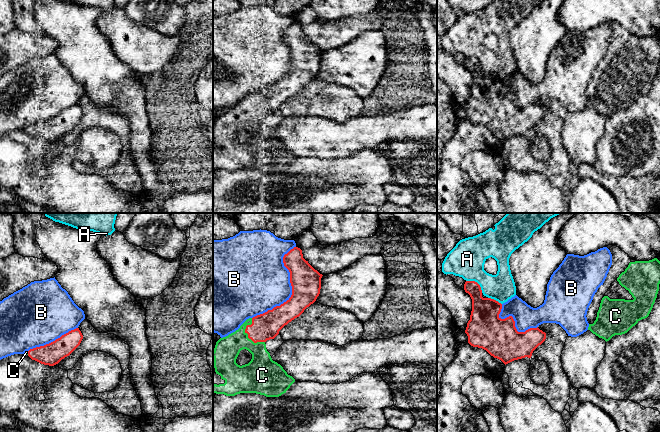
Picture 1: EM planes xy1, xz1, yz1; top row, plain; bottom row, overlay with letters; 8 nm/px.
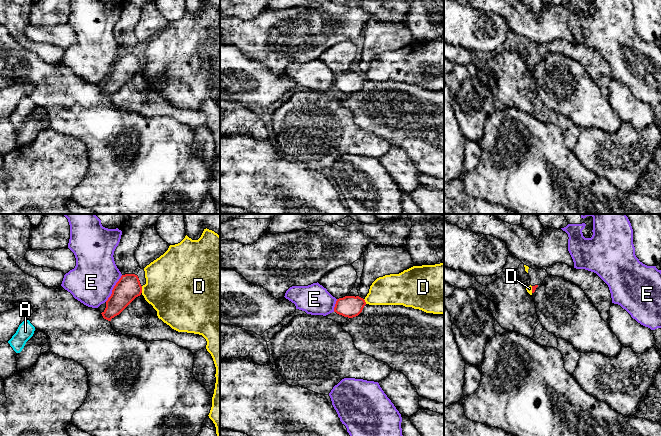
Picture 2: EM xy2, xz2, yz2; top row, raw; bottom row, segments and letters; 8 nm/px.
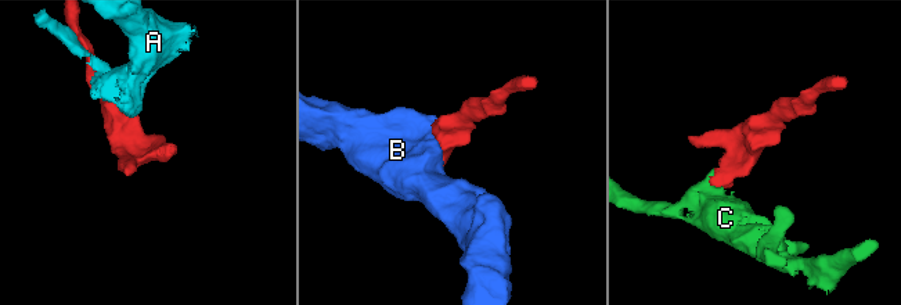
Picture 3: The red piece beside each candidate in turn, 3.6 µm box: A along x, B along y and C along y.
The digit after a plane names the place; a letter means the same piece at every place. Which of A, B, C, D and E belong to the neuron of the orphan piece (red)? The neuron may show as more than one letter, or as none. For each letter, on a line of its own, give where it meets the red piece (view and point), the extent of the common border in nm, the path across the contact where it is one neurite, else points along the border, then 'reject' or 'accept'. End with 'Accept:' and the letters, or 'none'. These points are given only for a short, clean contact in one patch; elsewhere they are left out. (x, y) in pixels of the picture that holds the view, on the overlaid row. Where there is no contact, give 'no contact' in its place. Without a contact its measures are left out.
A: contact yz1 (476, 282); length 170 nm; reject
B: contact xz1 (292, 289); length 700 nm; reject
C: contact xz1 (248, 335); length 220 nm; accept
D: contact xy2 (141, 289); length 60 nm; border xy2 (141, 286), (142, 292); reject
E: contact xy2 (113, 288); length 260 nm; border xy2 (122, 275), (114, 286), (111, 295), (105, 301); reject
Accept: C

